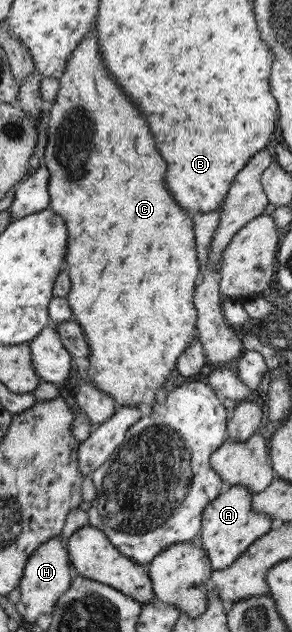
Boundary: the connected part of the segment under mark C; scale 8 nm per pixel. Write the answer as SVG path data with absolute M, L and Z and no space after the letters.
M96 20L84 35L84 38L72 50L65 62L62 74L58 79L58 90L55 98L49 103L48 126L46 130L46 145L44 146L44 166L48 169L48 208L58 214L64 220L64 228L68 230L68 242L64 255L64 268L70 276L70 294L65 296L68 306L85 336L88 350L87 360L90 366L85 370L84 377L94 383L100 391L105 392L116 404L116 406L135 406L140 408L151 408L155 405L154 393L159 386L175 370L176 359L182 350L188 348L188 342L196 335L195 320L197 317L192 297L193 289L199 281L199 264L197 263L197 251L195 250L194 229L189 214L180 210L176 202L172 202L172 196L164 188L164 172L166 164L156 152L154 138L148 130L148 124L140 110L130 102L130 98L122 92L122 88L108 74L102 57L97 49Z

